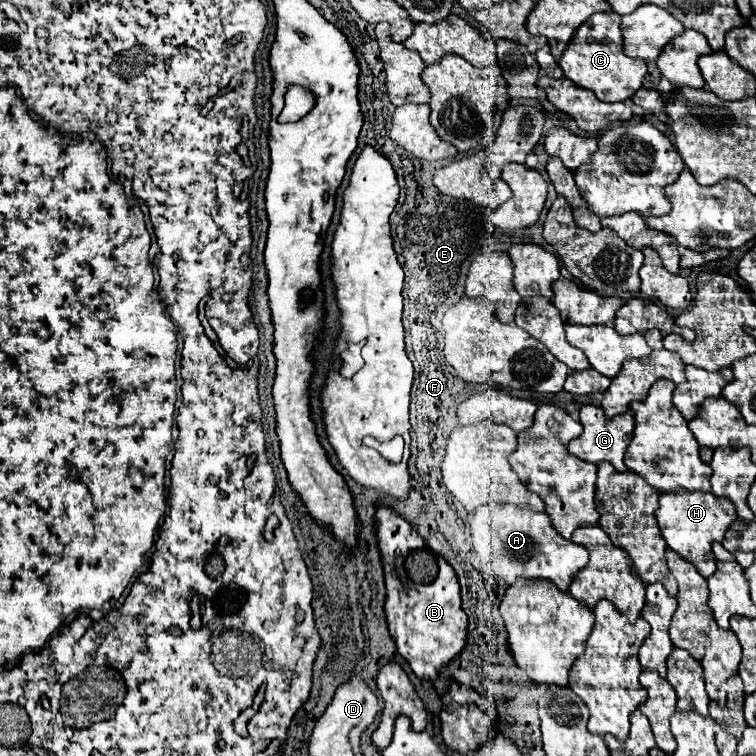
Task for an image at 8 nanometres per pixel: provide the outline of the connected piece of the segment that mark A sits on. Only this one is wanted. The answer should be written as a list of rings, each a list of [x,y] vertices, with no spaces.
[[[486,503],[486,507],[478,507],[478,511],[470,515],[470,529],[480,561],[510,585],[516,579],[546,579],[552,581],[560,591],[568,591],[576,573],[588,563],[588,551],[576,543],[570,543],[568,539],[562,539],[554,531],[548,513],[520,509],[514,503]]]

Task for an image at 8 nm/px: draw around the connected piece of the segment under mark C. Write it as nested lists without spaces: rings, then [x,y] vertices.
[[[614,11],[594,13],[576,31],[572,43],[568,43],[558,63],[566,79],[570,79],[574,85],[582,89],[590,89],[600,101],[608,103],[626,101],[630,95],[634,95],[634,91],[642,87],[642,79],[646,75],[646,63],[640,59],[632,59],[622,51],[620,15]]]

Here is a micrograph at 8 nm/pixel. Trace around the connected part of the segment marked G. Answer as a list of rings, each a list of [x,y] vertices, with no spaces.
[[[584,405],[580,409],[580,423],[584,427],[584,433],[578,437],[578,439],[572,439],[570,445],[568,445],[568,451],[582,459],[582,461],[588,461],[588,463],[602,463],[602,461],[608,461],[614,465],[614,469],[618,473],[624,473],[628,471],[626,465],[624,465],[624,453],[626,453],[626,447],[630,443],[630,435],[634,431],[634,419],[630,415],[618,415],[614,419],[606,419],[602,415],[602,407],[596,407],[596,405]]]

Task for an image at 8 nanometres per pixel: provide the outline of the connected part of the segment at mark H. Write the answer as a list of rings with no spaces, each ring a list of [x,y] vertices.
[[[670,493],[660,495],[660,507],[656,509],[656,521],[668,547],[680,557],[690,561],[702,577],[710,577],[716,571],[712,543],[722,541],[730,525],[736,521],[734,505],[728,499],[714,499],[710,493]]]

